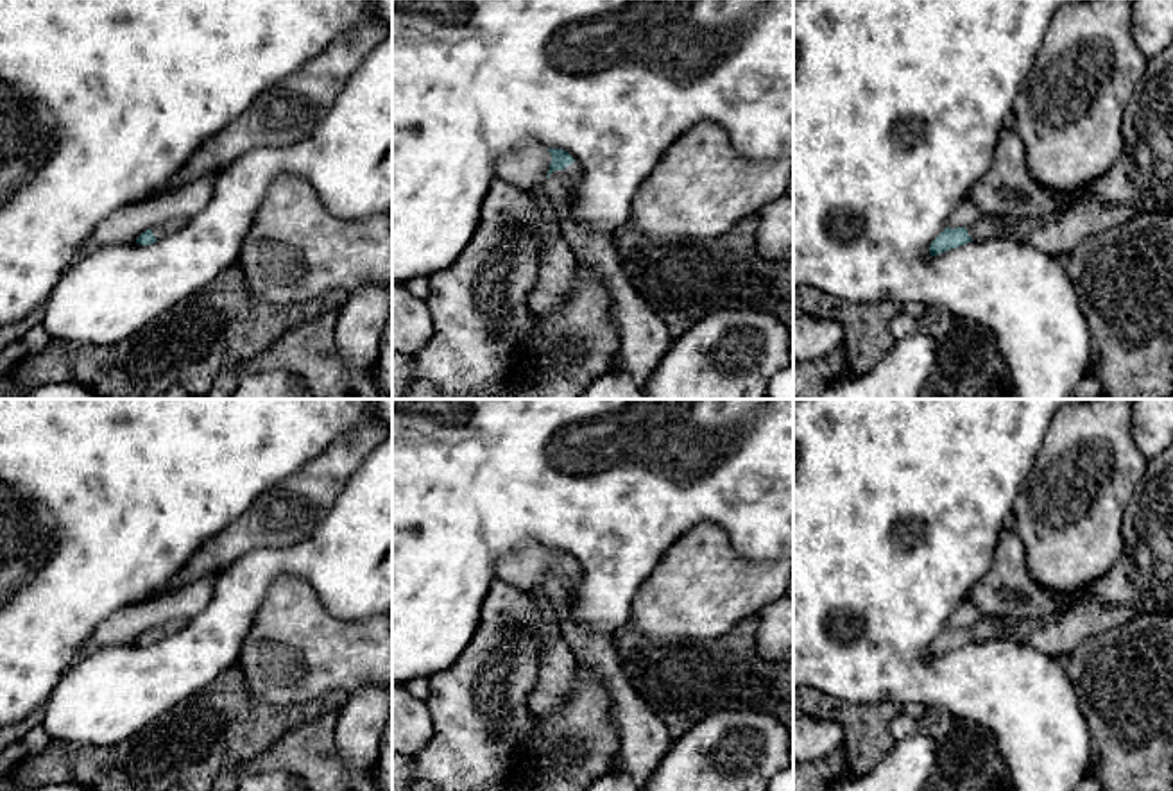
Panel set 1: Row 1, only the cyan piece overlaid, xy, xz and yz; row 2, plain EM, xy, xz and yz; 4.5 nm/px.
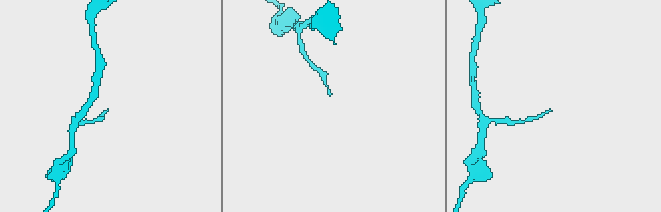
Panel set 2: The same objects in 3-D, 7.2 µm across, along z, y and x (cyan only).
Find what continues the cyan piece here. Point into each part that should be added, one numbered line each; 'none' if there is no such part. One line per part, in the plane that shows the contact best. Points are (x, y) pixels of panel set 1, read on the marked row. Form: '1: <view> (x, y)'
1: xz (643, 335)

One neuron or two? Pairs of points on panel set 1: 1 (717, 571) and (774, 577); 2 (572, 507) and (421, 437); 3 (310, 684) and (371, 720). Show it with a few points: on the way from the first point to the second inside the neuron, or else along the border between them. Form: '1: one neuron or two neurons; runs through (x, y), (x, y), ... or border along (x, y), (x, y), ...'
1: one neuron; runs through (731, 577), (760, 577)
2: one neuron; runs through (534, 469), (502, 437), (459, 437)
3: two neurons; border along (373, 682), (342, 698)

